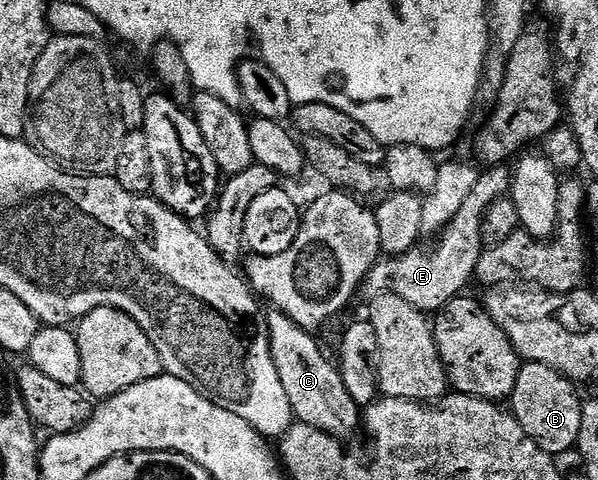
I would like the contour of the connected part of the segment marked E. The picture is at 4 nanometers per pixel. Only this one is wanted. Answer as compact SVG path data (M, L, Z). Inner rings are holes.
M485 167L480 172L480 177L474 186L474 190L470 190L470 198L466 198L466 202L462 202L462 210L458 210L458 214L454 214L454 218L445 226L444 231L435 237L436 245L433 248L417 246L401 256L384 256L377 260L368 272L368 277L364 279L363 291L365 293L369 292L369 297L372 298L385 296L389 292L406 302L410 302L410 306L414 306L419 312L425 314L439 312L442 306L446 306L446 302L450 302L455 296L461 295L467 289L464 287L468 283L473 283L478 258L485 249L482 242L482 222L486 218L486 210L496 200L505 199L509 195L511 187L512 177L507 167Z

